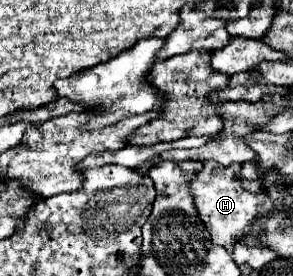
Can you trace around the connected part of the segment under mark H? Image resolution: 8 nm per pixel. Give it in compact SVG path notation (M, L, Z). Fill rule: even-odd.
M207 161L191 185L191 193L195 197L195 205L201 213L201 219L205 219L205 227L211 233L211 241L217 245L229 245L239 241L243 235L249 233L255 219L267 217L275 209L273 201L269 201L265 191L249 193L247 189L243 189L239 171L239 163L223 167L217 161Z

